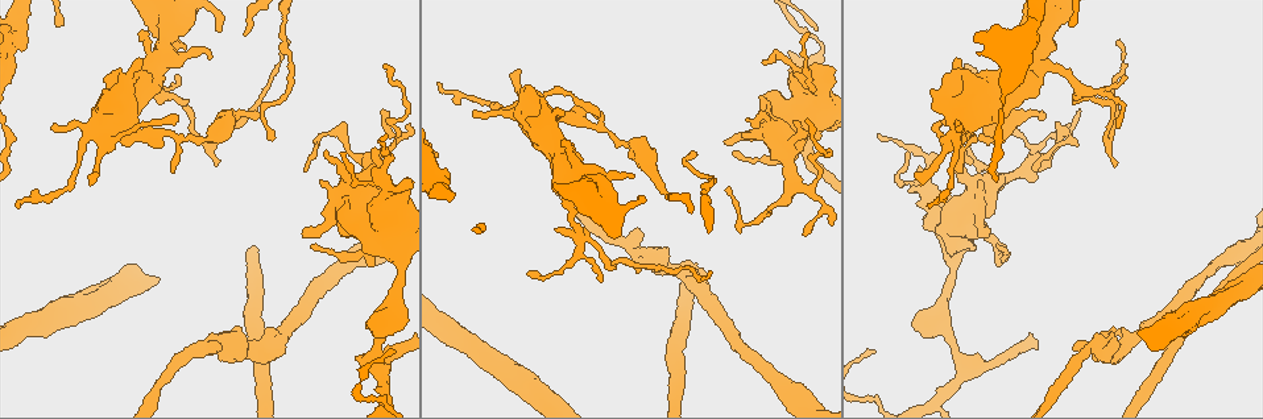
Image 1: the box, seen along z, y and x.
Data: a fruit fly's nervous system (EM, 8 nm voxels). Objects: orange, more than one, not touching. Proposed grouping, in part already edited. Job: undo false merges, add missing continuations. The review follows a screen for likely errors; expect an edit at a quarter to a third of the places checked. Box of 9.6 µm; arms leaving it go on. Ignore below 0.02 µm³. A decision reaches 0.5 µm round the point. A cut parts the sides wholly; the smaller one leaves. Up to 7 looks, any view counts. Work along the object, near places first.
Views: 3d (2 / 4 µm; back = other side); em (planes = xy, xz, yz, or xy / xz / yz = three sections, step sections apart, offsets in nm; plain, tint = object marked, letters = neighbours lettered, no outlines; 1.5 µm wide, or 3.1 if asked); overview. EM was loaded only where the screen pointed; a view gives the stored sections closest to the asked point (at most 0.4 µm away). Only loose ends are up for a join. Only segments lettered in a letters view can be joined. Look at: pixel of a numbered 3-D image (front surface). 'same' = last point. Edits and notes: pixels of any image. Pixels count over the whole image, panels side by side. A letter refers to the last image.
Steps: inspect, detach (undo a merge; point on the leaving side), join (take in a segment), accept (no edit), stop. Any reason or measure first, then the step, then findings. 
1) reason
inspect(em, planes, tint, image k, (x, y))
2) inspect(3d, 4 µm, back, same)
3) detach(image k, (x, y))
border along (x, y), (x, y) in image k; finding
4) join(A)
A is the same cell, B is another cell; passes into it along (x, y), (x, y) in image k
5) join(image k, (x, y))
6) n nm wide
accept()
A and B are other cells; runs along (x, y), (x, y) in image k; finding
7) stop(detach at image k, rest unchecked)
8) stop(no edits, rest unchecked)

sharp bend
inspect(3d, 2 µm, image 1, (190, 108))

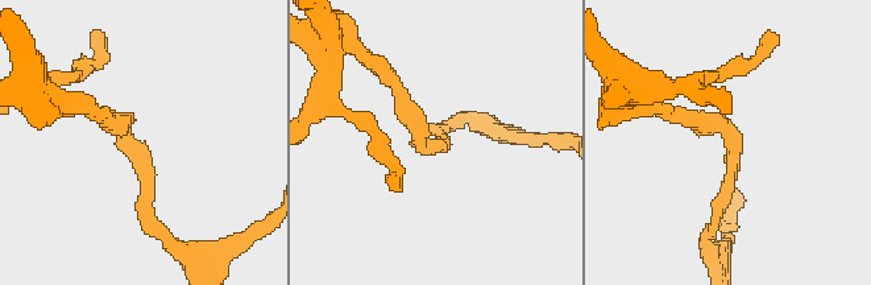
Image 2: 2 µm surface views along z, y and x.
inspect(em, yz, step 4, letters, image 2, (131, 140))

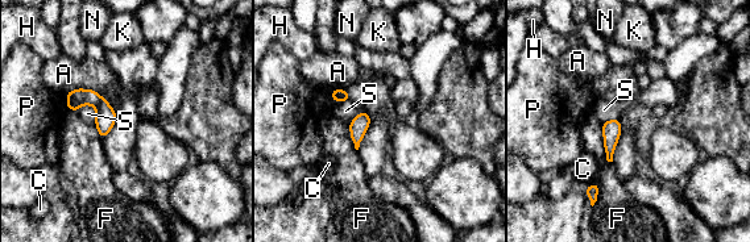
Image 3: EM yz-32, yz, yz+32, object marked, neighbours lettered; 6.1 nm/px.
110 nm wide; F touches over 240 nm
accept()
A, C, F, H, K, N, P and S are other cells; continuous, no second cell

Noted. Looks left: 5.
inspect(em, yz, step 8, tint, image 1, (1045, 116))

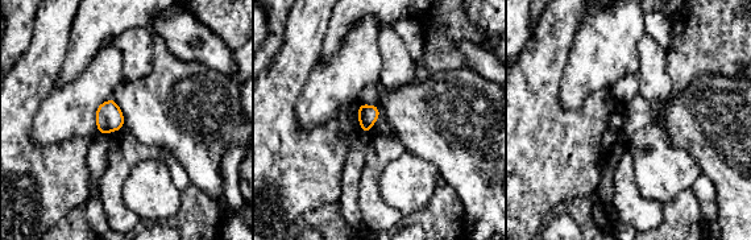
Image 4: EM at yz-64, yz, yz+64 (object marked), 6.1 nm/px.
what lies round it
inspect(em, yz, step 8, letters, same)

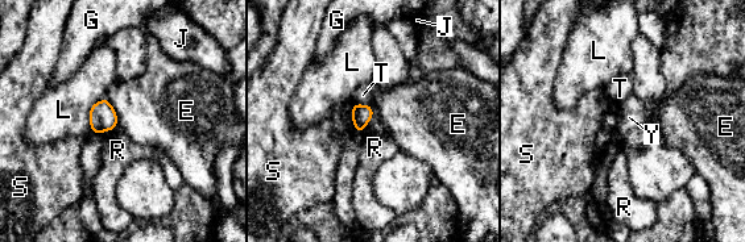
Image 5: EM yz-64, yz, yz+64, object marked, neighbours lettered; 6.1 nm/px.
accept()
E, G, J, L, R, S, T and Y are other cells; none of them fits

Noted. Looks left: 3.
branch stops here
inspect(em, xy, step 8, tint, image 1, (703, 272))

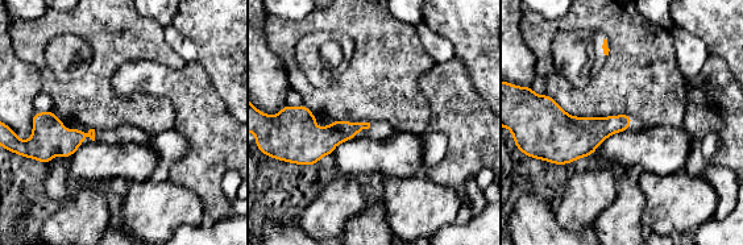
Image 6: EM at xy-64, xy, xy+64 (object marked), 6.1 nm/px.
inspect(em, planes, letters, same)

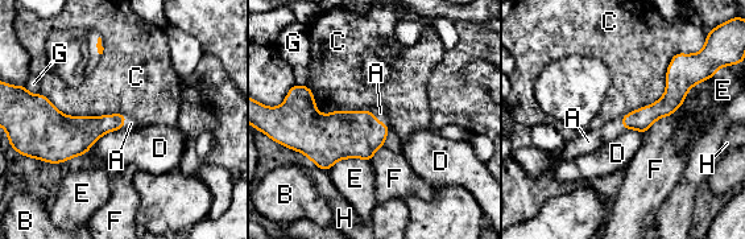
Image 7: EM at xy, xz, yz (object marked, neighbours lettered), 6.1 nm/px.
130 nm wide
join(A)
A is the same cell, B, C, D, E, F, G and H are other cells; passes into it along (340, 135), (379, 120), (380, 112) in image 7; the cell continues

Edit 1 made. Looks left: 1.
stop(join at image 7, rest unchecked)

